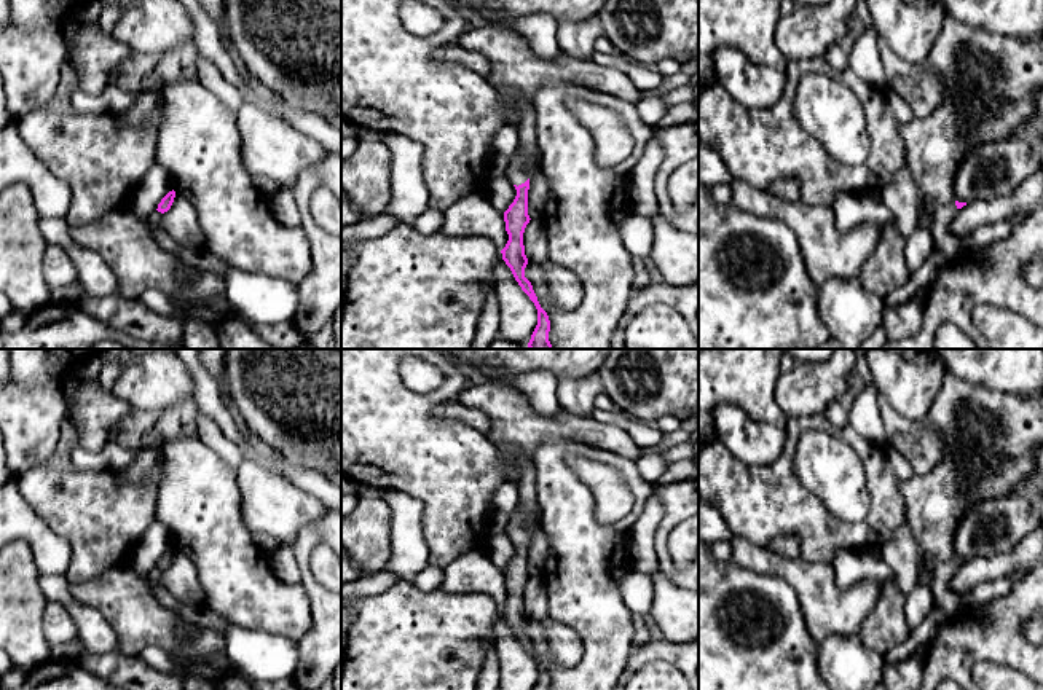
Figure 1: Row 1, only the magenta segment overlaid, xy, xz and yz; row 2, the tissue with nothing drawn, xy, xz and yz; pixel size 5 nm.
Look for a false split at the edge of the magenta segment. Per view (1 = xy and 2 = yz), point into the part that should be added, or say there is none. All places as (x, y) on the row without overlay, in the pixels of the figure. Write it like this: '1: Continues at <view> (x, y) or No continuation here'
1: No continuation here
2: No continuation here

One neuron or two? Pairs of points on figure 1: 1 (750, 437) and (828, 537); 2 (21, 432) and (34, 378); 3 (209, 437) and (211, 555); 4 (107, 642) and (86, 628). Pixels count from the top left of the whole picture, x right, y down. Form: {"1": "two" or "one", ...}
{"1": "two", "2": "one", "3": "two", "4": "one"}

